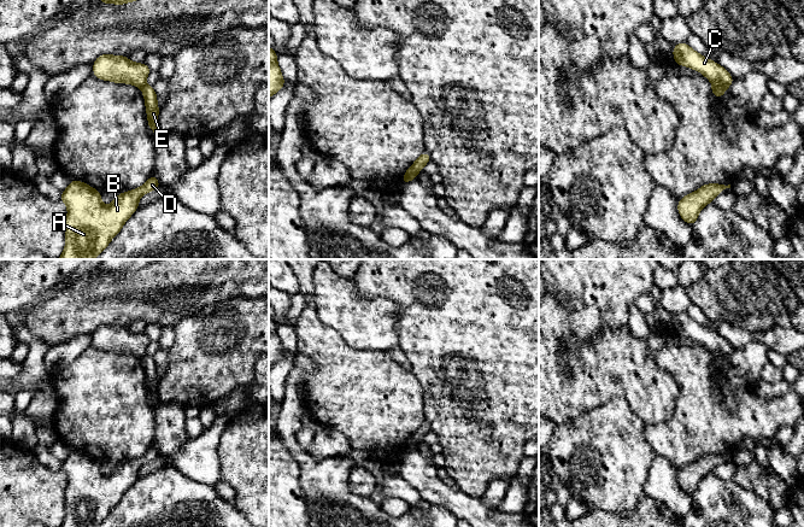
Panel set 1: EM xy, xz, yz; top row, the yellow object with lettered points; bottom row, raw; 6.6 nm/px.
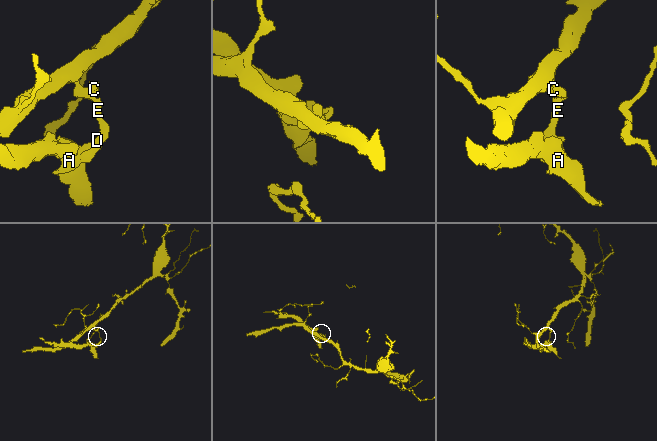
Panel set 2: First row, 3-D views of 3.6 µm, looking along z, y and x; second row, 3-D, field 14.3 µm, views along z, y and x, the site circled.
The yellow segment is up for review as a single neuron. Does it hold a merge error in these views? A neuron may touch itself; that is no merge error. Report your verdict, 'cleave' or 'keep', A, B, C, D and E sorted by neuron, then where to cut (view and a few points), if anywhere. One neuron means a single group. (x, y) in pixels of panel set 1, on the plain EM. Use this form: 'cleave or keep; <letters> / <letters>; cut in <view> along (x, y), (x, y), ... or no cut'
cleave; A B D E / C; cut in yz along (712, 353), (723, 361)

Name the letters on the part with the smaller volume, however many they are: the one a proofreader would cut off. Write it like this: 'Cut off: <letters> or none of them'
Cut off: A, B, D, E

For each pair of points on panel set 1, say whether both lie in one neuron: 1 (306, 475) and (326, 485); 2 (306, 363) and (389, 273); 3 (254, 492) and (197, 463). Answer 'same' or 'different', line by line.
1: same
2: different
3: different

